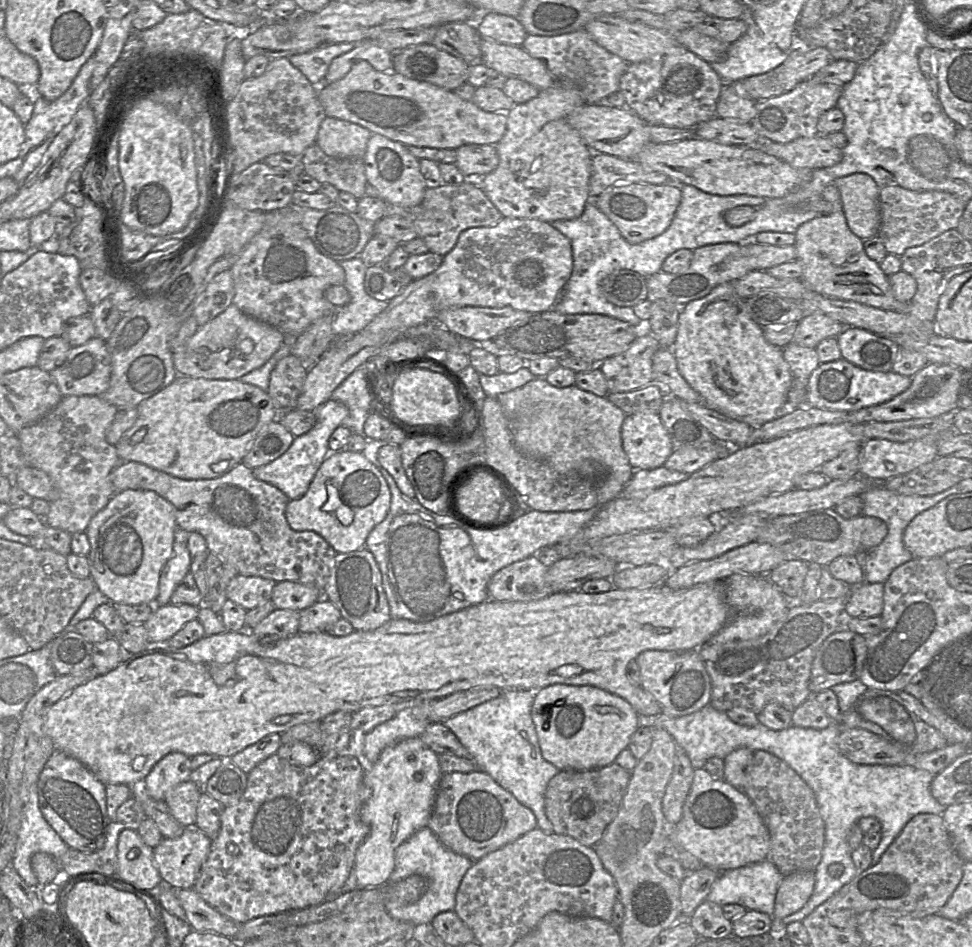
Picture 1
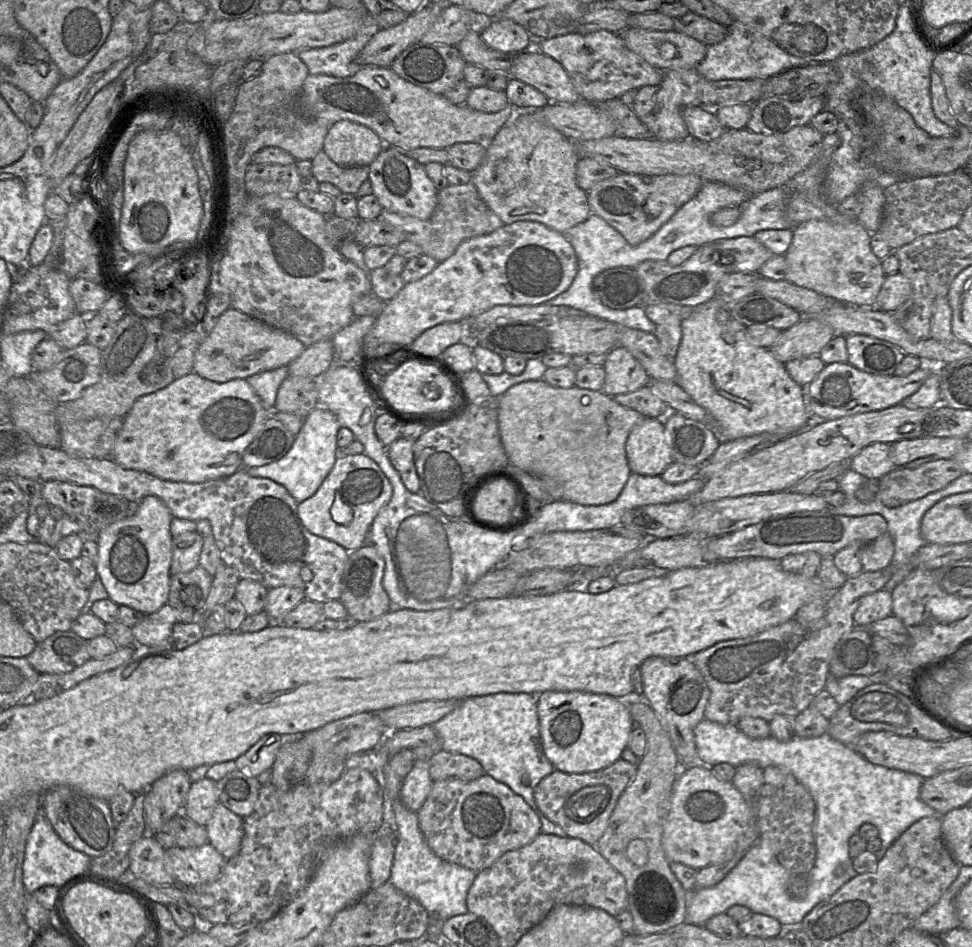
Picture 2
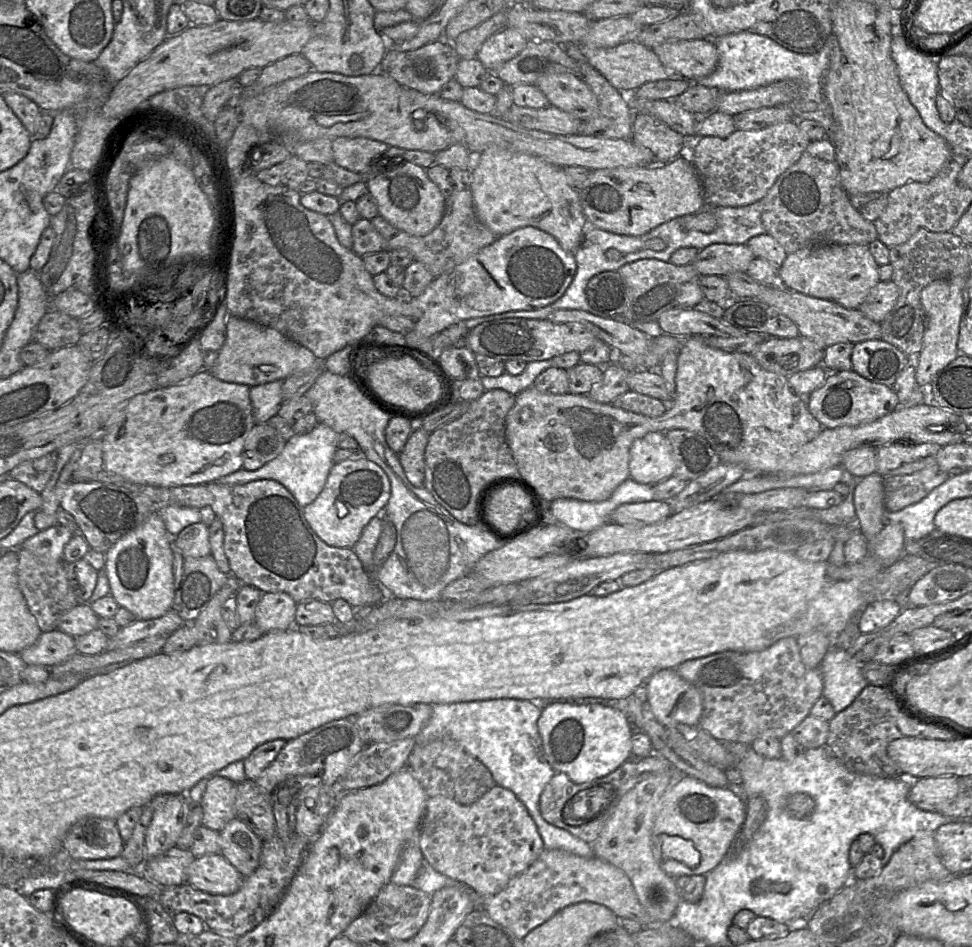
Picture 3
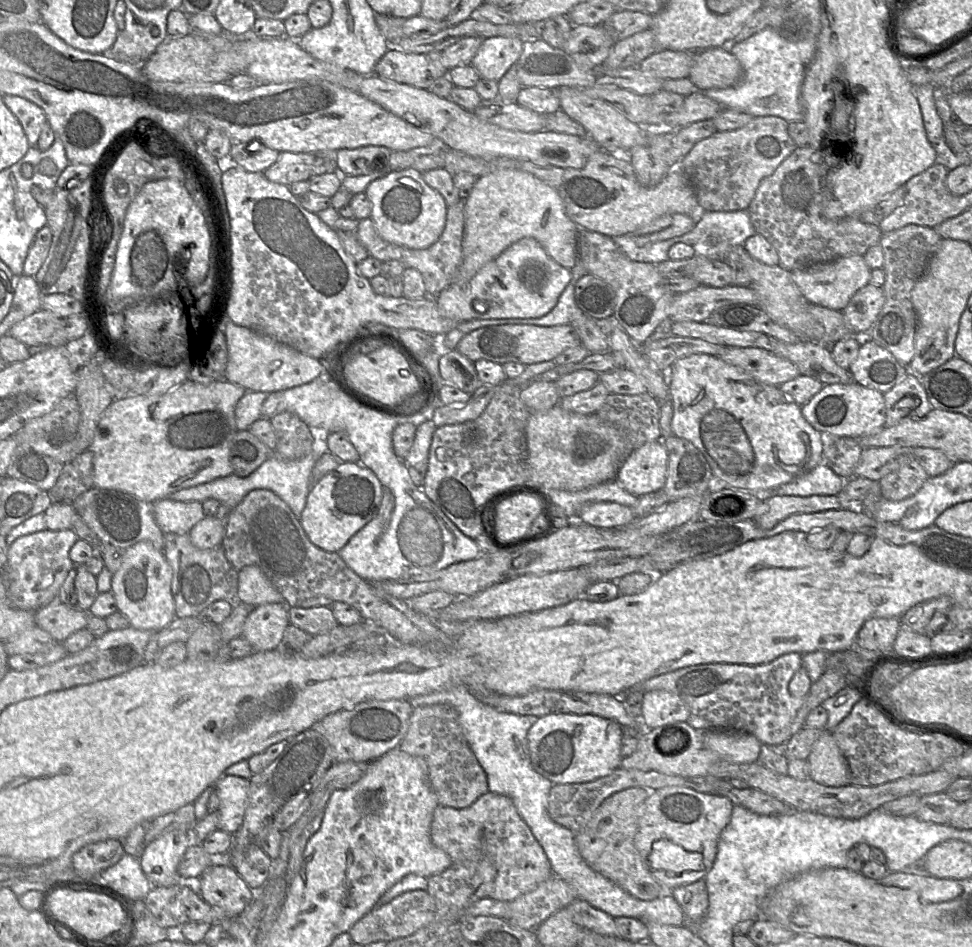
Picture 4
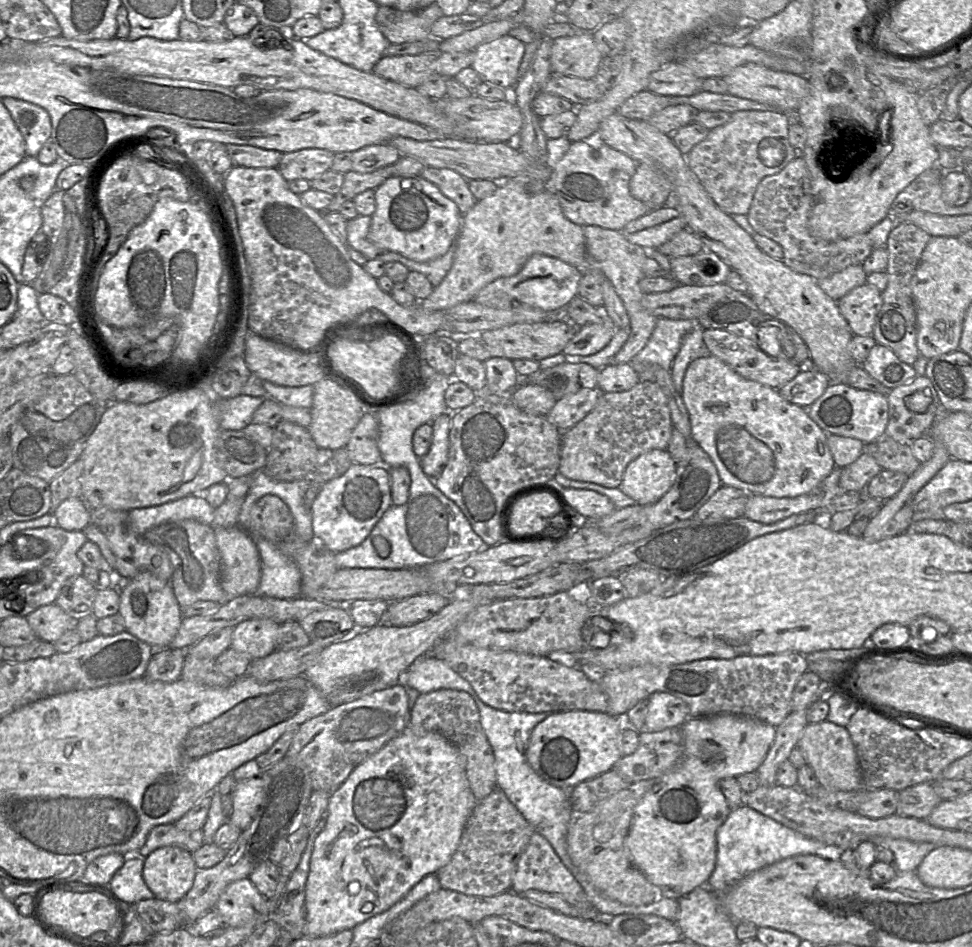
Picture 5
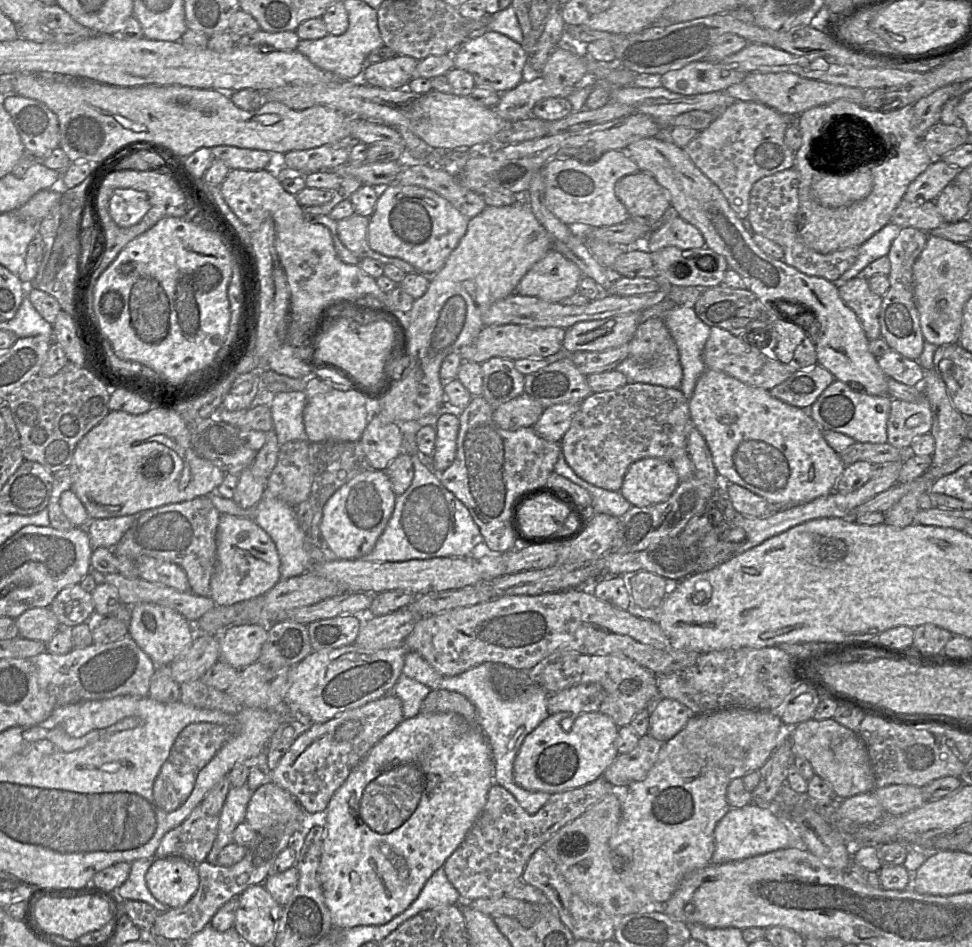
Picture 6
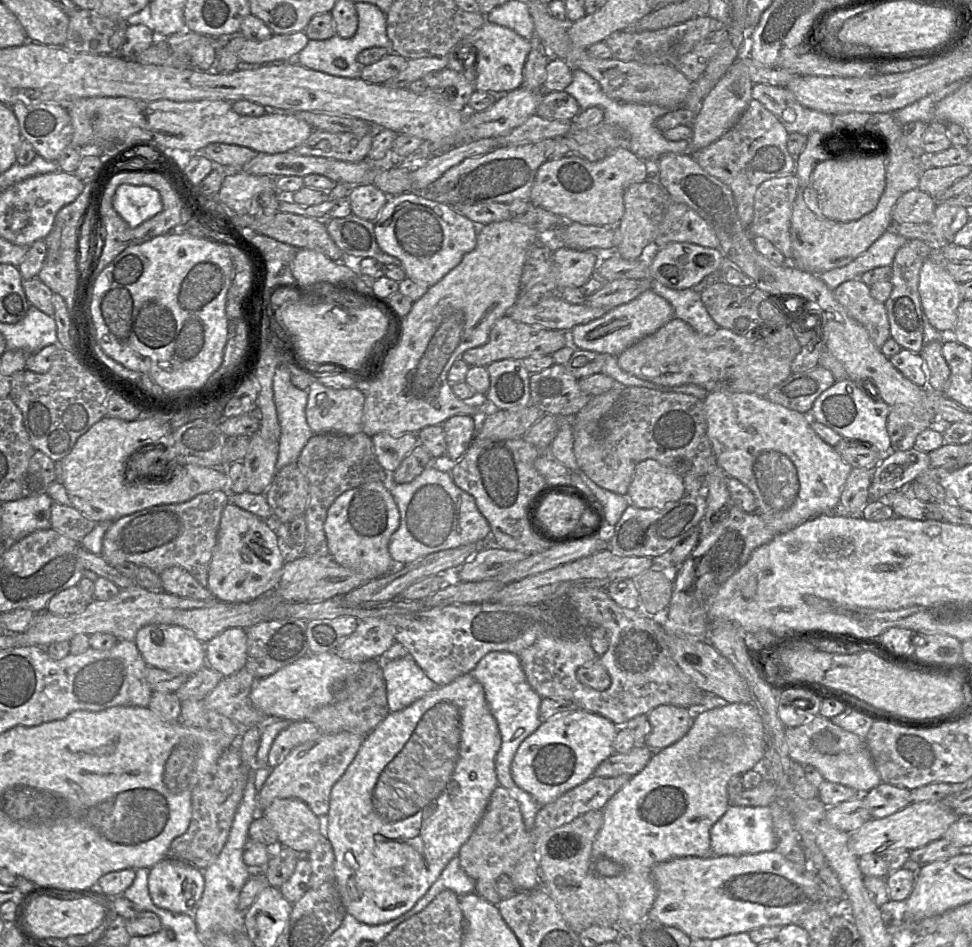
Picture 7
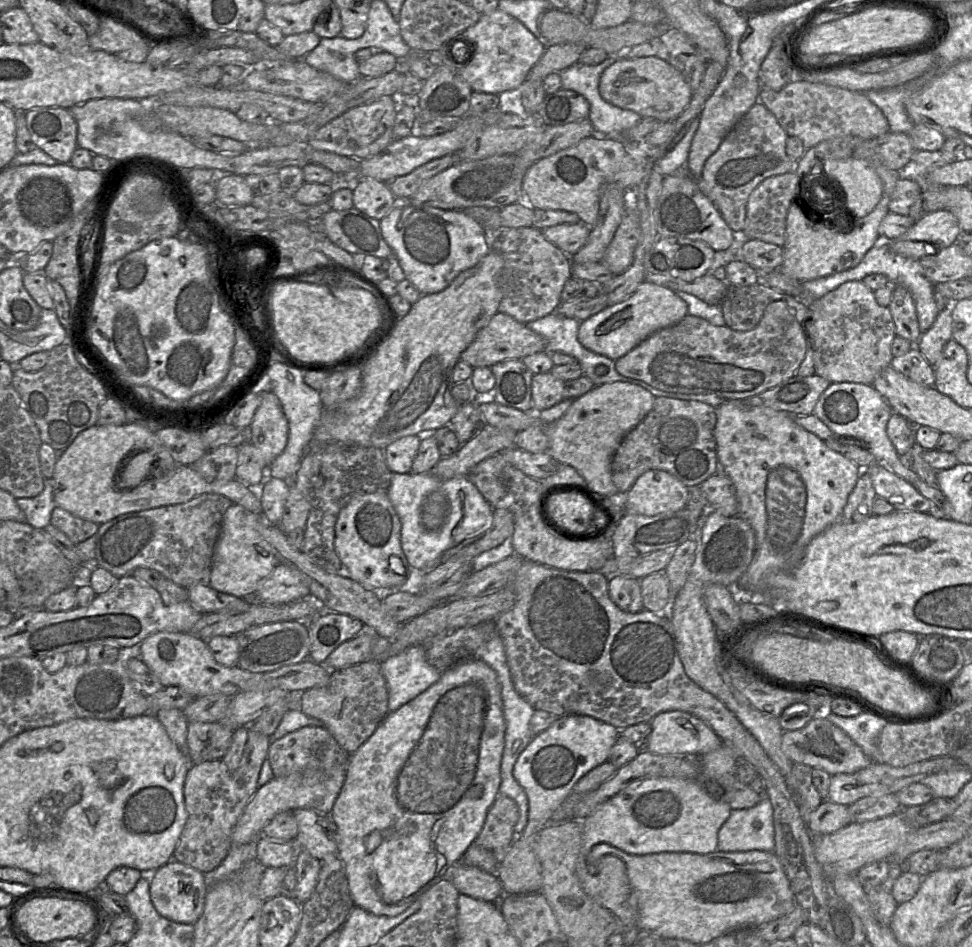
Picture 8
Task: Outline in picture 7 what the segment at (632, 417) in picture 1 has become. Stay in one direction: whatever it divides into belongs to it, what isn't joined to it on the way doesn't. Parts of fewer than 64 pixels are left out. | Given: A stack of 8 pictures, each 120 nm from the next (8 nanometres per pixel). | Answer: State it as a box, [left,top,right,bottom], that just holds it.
[628,460,685,508]

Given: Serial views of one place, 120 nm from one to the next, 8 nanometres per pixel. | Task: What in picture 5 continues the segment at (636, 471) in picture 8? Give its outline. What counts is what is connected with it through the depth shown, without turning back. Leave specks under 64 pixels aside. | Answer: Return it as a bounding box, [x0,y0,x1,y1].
[558,381,673,488]

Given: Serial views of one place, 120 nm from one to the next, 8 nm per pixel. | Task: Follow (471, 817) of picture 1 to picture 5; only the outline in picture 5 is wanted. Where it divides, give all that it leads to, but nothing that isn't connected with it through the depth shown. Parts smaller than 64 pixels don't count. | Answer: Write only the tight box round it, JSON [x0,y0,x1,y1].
[510,832,602,920]

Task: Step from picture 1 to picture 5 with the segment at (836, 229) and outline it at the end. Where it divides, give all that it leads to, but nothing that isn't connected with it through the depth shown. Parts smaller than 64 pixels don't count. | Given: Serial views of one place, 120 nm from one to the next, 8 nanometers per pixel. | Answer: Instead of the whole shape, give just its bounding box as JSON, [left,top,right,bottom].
[817,264,867,301]

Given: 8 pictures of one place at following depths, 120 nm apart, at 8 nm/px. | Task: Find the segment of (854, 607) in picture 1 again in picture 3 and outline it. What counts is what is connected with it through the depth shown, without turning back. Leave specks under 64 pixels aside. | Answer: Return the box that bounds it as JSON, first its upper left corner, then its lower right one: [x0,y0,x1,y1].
[857,599,902,633]

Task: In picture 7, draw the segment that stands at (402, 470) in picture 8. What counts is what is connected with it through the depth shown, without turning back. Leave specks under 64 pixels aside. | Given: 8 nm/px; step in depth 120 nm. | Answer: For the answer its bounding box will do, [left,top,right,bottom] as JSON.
[371,433,418,473]

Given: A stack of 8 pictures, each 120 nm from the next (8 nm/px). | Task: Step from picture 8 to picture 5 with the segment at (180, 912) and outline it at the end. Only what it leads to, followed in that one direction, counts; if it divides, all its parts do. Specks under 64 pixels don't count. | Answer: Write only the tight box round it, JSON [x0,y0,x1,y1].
[144,845,196,900]

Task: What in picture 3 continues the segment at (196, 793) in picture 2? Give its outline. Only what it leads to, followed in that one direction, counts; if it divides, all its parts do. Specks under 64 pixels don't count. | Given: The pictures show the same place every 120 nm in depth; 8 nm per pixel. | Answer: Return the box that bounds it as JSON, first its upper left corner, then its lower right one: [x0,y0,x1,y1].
[199,775,237,832]

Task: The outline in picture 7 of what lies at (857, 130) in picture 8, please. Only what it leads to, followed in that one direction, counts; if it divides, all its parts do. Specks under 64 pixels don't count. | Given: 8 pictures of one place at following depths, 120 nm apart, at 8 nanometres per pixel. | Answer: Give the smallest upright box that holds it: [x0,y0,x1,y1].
[752,84,834,136]

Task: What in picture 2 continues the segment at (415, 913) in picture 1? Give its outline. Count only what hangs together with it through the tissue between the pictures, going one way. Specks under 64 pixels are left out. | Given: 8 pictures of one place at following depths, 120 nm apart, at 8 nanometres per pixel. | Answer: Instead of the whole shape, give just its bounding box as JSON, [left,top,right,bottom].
[389,801,477,920]

